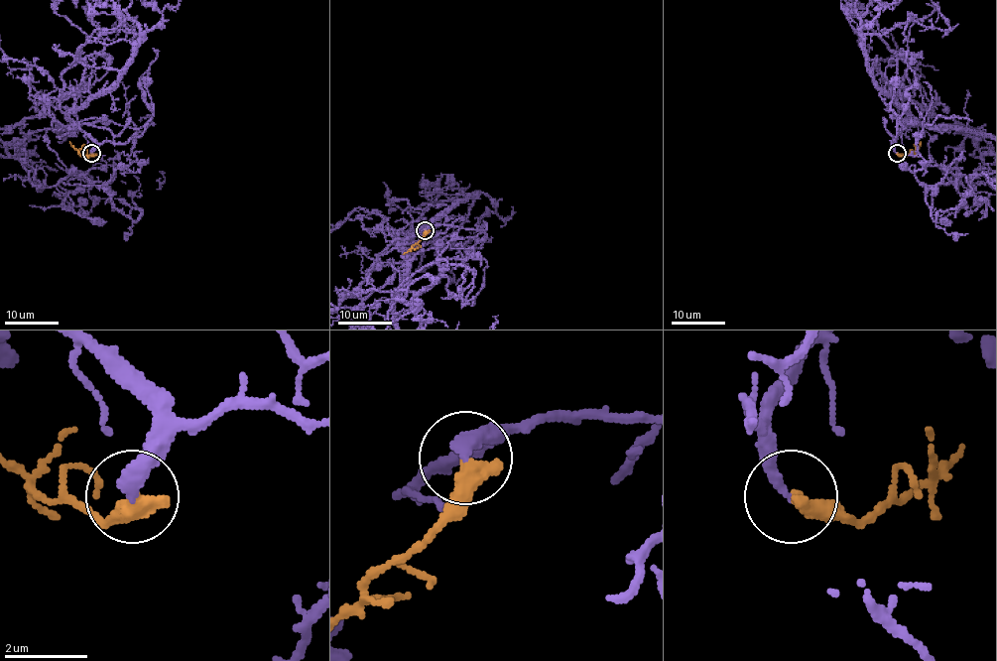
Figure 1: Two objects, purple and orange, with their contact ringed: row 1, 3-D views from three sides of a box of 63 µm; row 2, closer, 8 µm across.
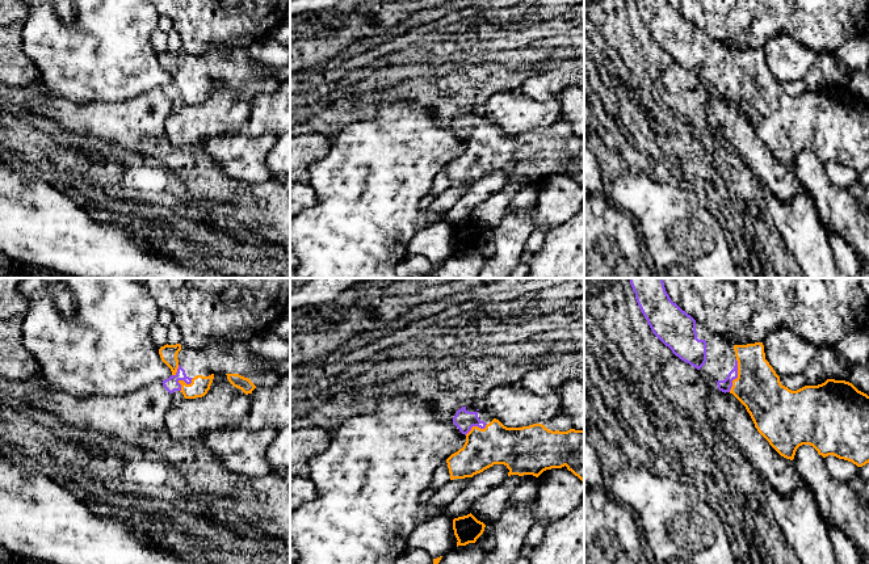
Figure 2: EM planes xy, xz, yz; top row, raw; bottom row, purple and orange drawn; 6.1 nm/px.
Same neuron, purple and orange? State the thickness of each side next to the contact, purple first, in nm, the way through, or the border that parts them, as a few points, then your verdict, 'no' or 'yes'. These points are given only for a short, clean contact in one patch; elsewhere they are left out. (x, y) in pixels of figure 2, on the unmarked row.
calibres 80 and 280 nm; way yz (725, 92), (737, 81), (758, 93); yes

